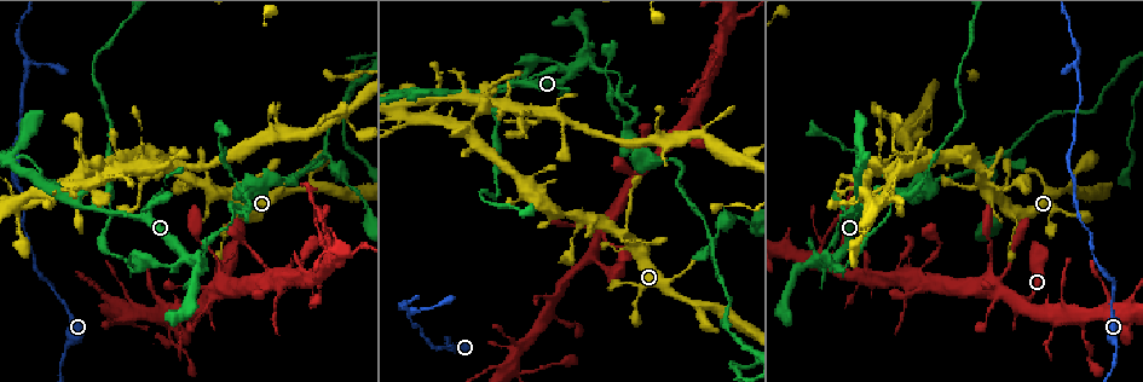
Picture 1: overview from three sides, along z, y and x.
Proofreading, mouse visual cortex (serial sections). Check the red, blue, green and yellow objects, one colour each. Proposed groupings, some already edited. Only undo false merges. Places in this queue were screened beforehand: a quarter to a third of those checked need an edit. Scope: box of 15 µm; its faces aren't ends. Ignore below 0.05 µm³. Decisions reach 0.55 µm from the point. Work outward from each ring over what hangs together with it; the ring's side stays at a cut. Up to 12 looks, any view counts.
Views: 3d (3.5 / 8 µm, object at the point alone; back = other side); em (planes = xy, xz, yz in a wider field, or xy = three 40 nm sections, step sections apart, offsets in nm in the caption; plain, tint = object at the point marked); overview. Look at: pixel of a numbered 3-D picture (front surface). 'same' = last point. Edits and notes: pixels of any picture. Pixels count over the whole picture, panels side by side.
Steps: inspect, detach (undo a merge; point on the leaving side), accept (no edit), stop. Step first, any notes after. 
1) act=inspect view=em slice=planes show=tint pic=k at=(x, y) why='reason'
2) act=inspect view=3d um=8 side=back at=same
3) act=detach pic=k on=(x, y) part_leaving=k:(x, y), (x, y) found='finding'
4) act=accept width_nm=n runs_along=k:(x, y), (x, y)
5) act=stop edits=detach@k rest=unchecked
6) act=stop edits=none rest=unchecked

act=inspect view=3d um=8 pic=1 at=(524, 82) why='sudden change in width'

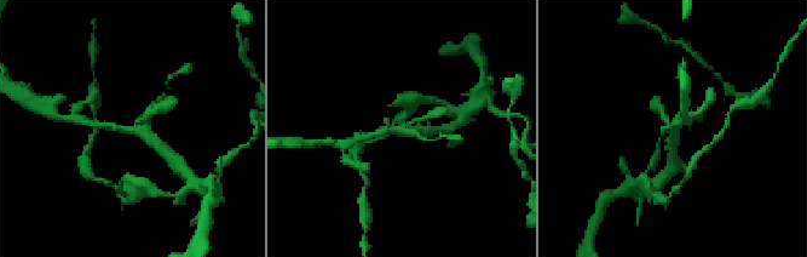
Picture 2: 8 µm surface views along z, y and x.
act=inspect view=3d um=3.5 pic=2 at=(674, 129)

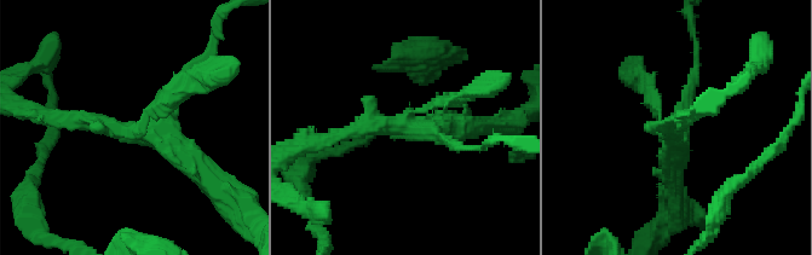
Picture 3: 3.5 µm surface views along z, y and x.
act=inspect view=em slice=xy step=3 show=tint pic=3 at=(131, 127) why='need the tissue'

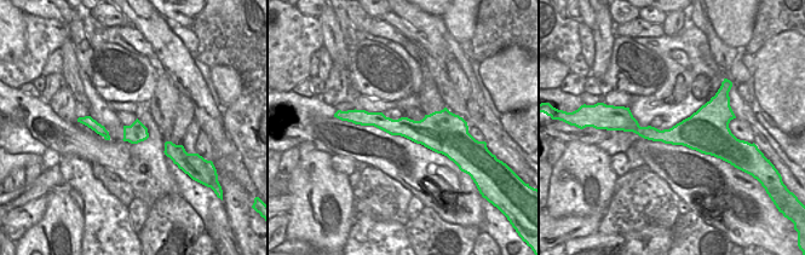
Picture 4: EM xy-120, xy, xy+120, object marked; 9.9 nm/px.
act=accept runs_along=4:(351, 119), (455, 133) found='all the same cell'

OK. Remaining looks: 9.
act=inspect view=3d um=3.5 pic=1 at=(522, 78) why='calibre changes'

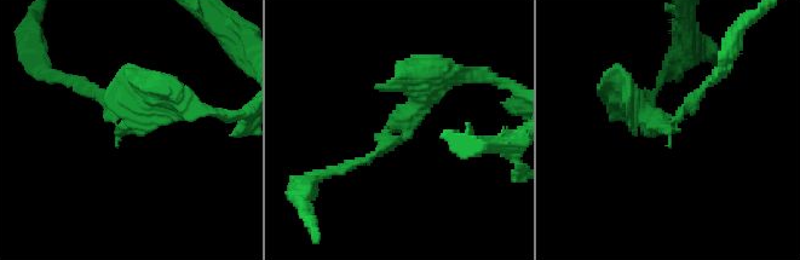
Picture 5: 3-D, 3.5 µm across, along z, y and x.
act=inspect view=em slice=planes show=tint pic=5 at=(409, 130) arm_widths_nm=100,300

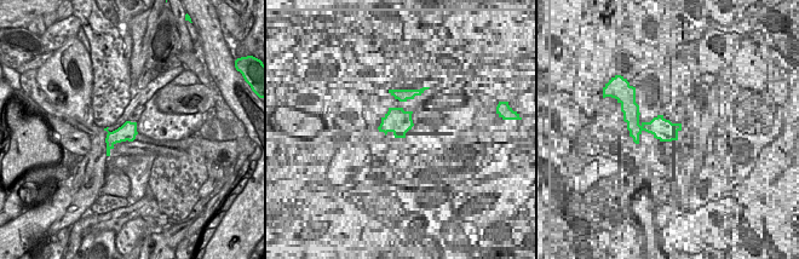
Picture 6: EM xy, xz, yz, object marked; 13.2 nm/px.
act=detach pic=5 on=(95, 94) found='two cells meet here'

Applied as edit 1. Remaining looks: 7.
act=inspect view=overview why='see it whole again'

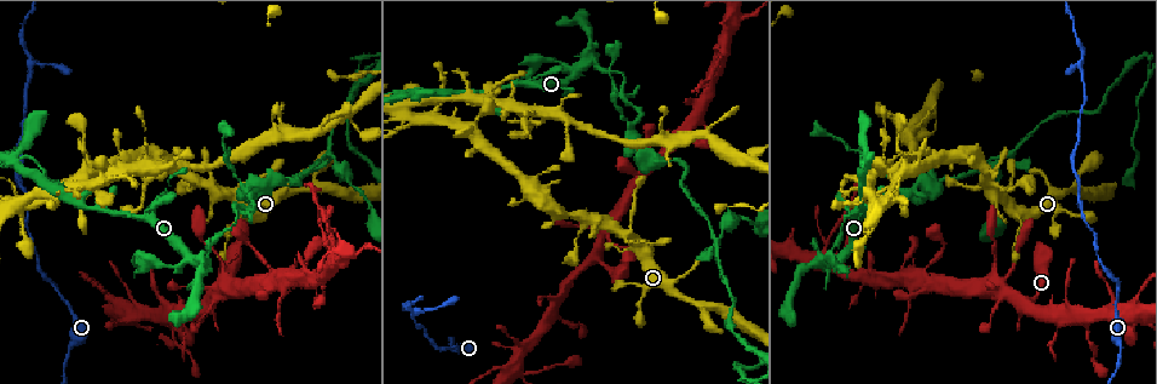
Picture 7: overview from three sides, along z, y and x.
act=inspect view=3d um=3.5 pic=7 at=(1013, 209) why='thick turns thin'

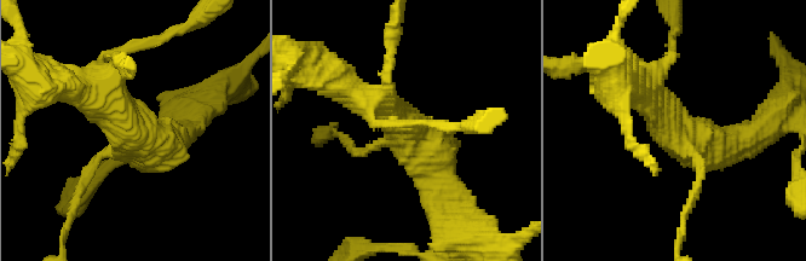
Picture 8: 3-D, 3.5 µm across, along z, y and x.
act=inspect view=em slice=xy step=3 show=tint pic=8 at=(685, 139) why='now the EM'

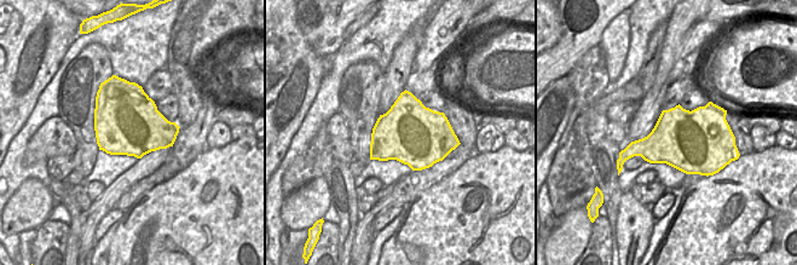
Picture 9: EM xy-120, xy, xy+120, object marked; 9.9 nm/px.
act=accept runs_along=8:(443, 204), (413, 129), (364, 99) found='one cell here'

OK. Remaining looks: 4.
act=inspect view=3d um=3.5 pic=7 at=(30, 64) why='branch point'

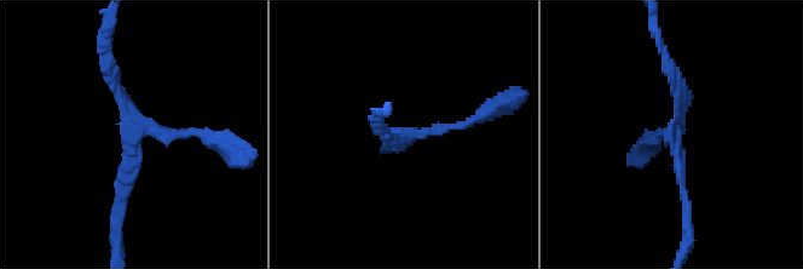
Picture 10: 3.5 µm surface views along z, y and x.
act=inspect view=em slice=xy step=5 show=tint pic=10 at=(674, 132)

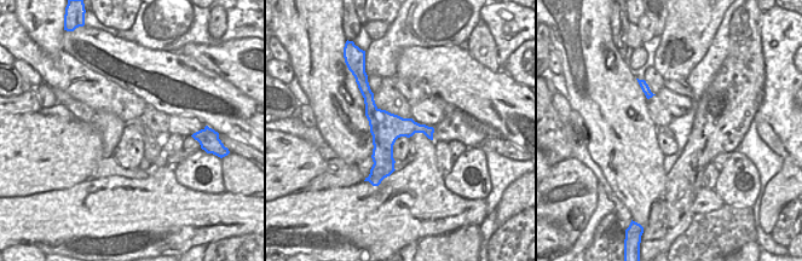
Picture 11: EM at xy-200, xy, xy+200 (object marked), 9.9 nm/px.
act=inspect view=em slice=planes show=tint at=same why='cut it another way'

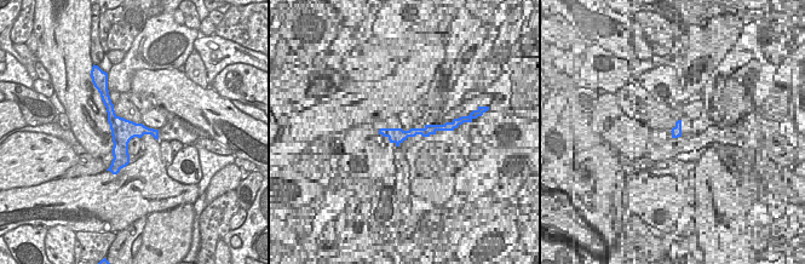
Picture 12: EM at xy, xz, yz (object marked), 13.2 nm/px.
act=accept found='all the same cell'

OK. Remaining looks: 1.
act=stop edits=detach@5 rest=unchecked

